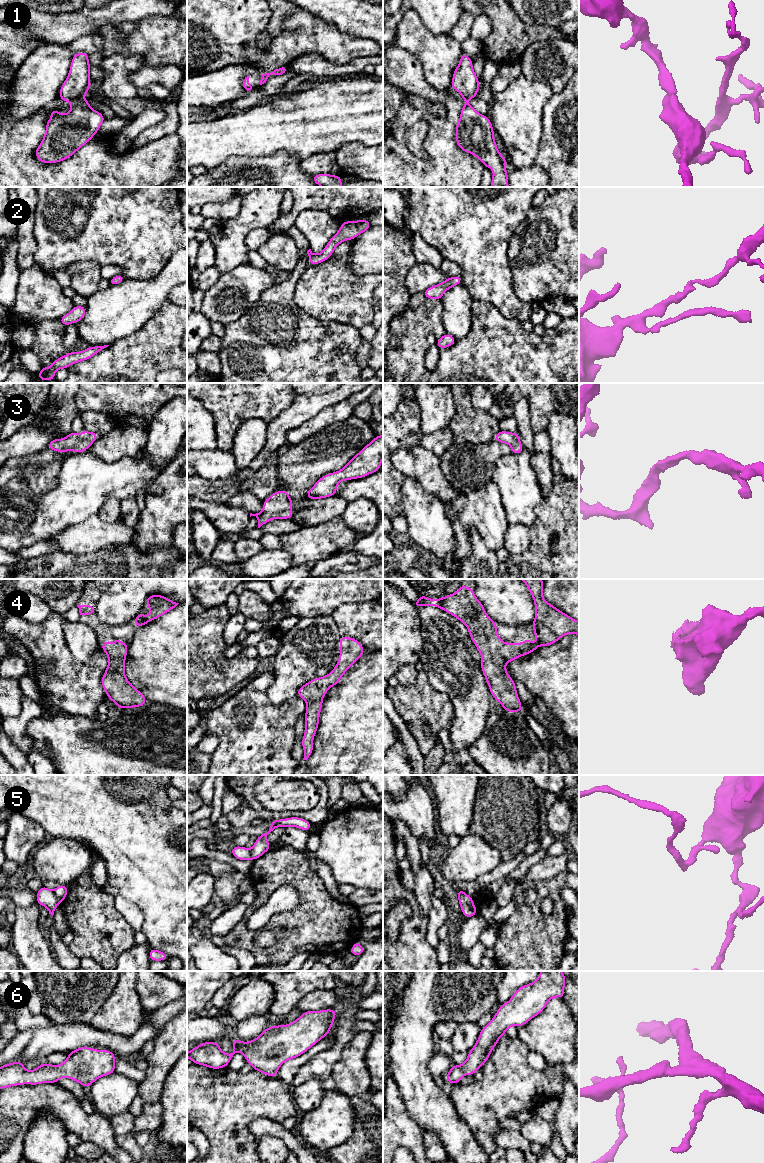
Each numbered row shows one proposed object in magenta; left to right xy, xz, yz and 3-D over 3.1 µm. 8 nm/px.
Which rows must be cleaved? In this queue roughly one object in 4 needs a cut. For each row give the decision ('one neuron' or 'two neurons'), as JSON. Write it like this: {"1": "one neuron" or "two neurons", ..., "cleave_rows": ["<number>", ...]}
{"1": "one neuron", "2": "one neuron", "3": "one neuron", "4": "one neuron", "5": "two neurons", "6": "one neuron", "cleave_rows": ["5"]}

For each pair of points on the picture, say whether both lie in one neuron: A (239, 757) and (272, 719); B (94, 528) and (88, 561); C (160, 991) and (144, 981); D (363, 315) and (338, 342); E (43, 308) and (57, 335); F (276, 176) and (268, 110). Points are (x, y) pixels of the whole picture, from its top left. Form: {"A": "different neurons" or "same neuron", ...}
{"A": "same neuron", "B": "different neurons", "C": "same neuron", "D": "different neurons", "E": "different neurons", "F": "different neurons"}

